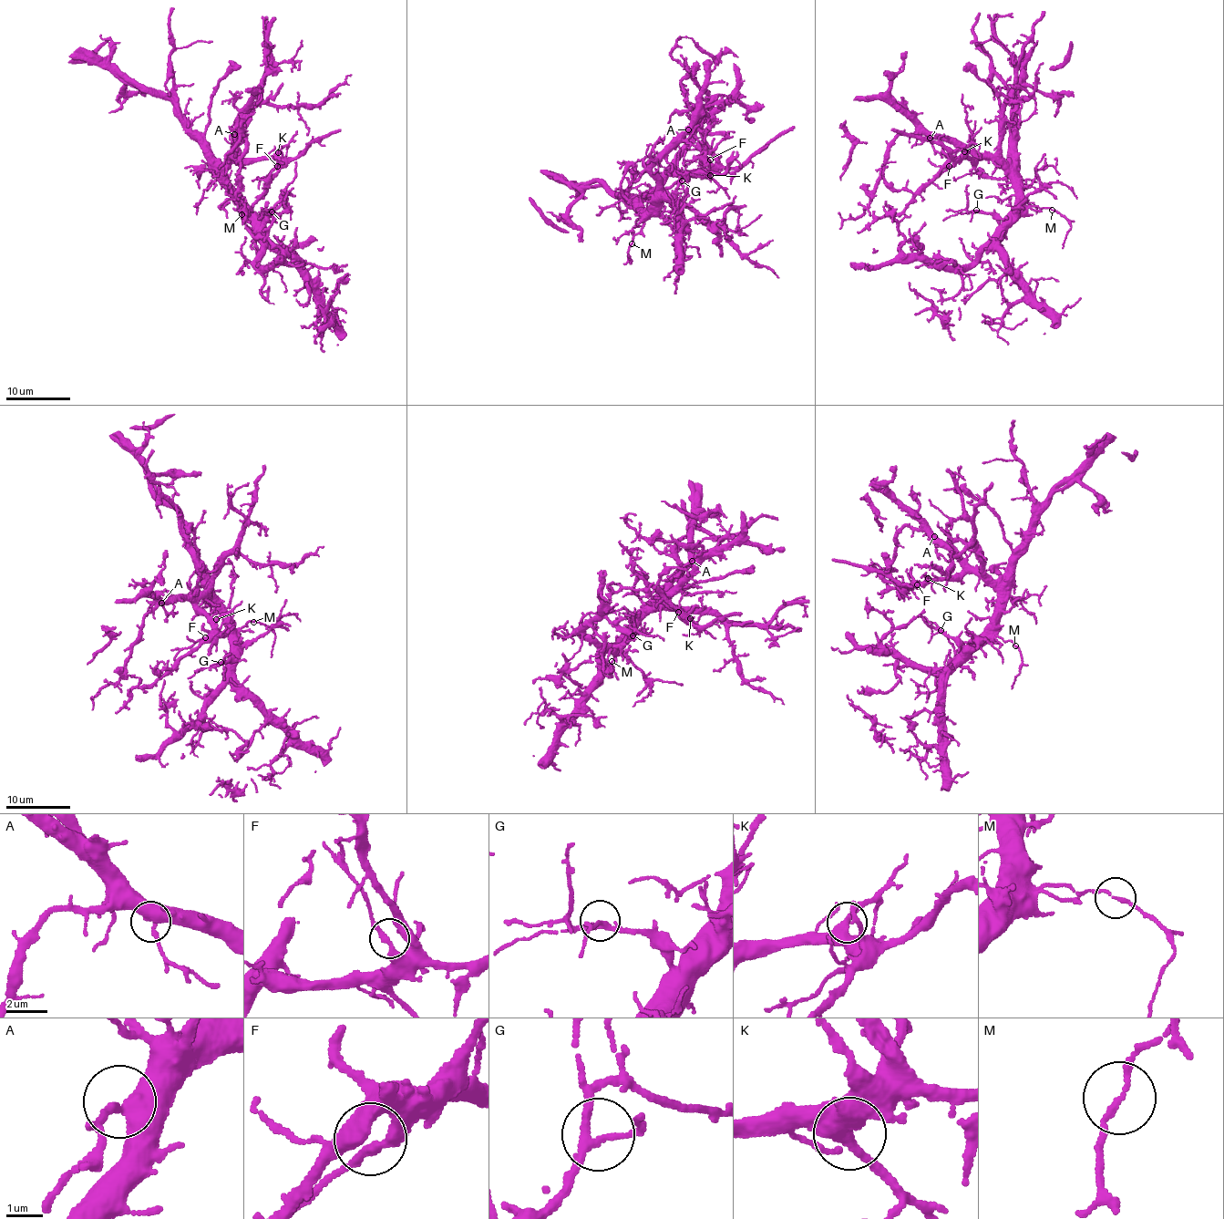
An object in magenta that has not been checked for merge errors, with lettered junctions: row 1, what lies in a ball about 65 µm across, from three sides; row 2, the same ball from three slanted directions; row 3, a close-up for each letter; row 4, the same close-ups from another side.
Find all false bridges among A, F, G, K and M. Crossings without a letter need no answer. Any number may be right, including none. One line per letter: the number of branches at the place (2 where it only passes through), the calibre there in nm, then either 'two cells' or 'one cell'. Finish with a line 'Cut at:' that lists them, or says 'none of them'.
A: 2 branches meet; 480 nm thick; one cell
F: 2 branches meet; 240 nm thick; one cell
G: 3 branches meet; 200 nm thick; one cell
K: 2 branches meet; 400 nm thick; one cell
M: 2 branches meet; 140 nm thick; one cell
Cut at: none of them

